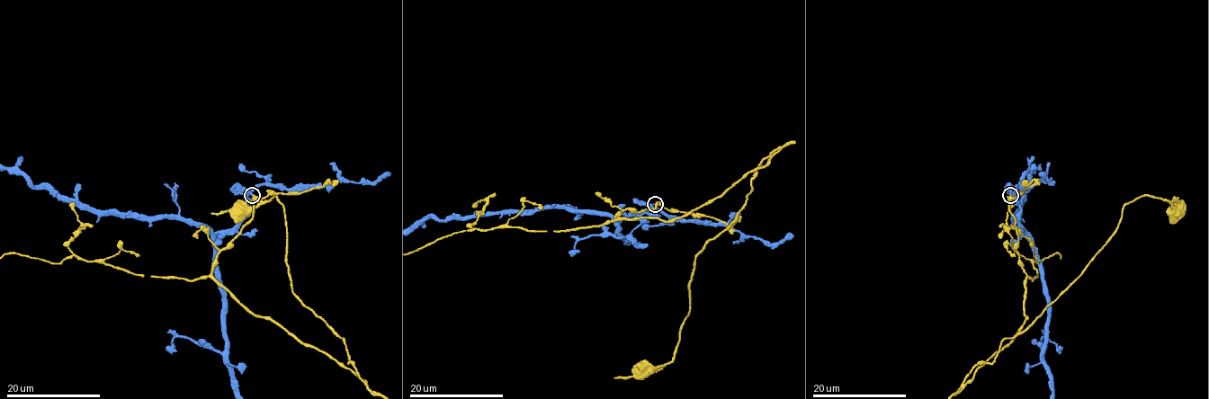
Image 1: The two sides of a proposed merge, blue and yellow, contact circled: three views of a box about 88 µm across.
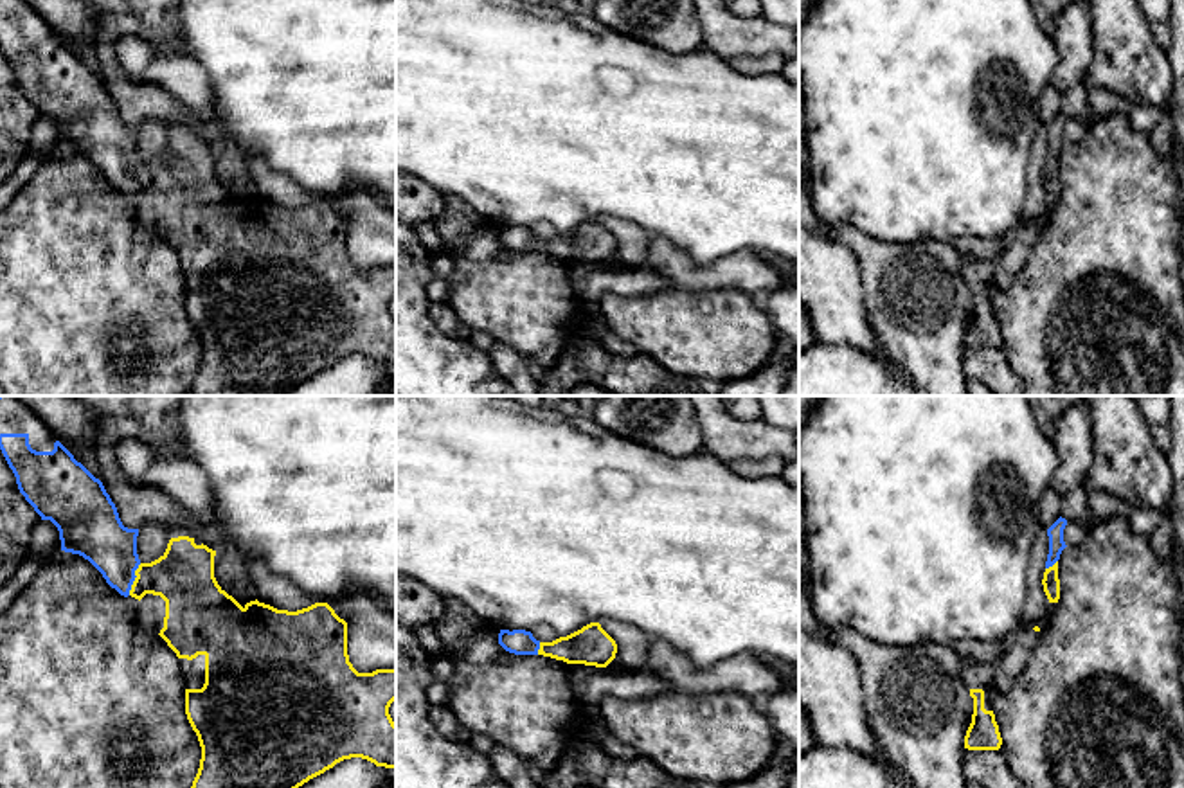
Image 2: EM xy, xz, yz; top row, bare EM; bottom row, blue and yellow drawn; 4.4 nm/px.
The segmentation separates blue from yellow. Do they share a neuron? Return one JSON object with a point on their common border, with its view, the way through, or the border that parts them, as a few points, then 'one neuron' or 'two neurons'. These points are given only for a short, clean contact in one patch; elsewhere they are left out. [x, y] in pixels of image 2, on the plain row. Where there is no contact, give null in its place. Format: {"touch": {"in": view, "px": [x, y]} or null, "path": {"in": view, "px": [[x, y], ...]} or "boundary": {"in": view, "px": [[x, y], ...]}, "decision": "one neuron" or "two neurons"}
{"touch": {"in": "xy", "px": [134, 177]}, "decision": "two neurons"}

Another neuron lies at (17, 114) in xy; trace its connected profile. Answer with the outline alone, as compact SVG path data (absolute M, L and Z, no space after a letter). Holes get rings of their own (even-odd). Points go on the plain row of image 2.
M0 47L0 184L27 153L31 131L41 113L20 90L16 74Z

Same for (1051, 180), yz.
M1058 158L1053 164L1045 166L1042 182L1049 200L1058 200L1060 196Z

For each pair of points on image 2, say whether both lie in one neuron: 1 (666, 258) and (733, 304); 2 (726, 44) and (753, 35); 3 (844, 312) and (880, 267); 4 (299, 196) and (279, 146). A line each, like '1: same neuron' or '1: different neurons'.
1: different neurons
2: same neuron
3: different neurons
4: different neurons

